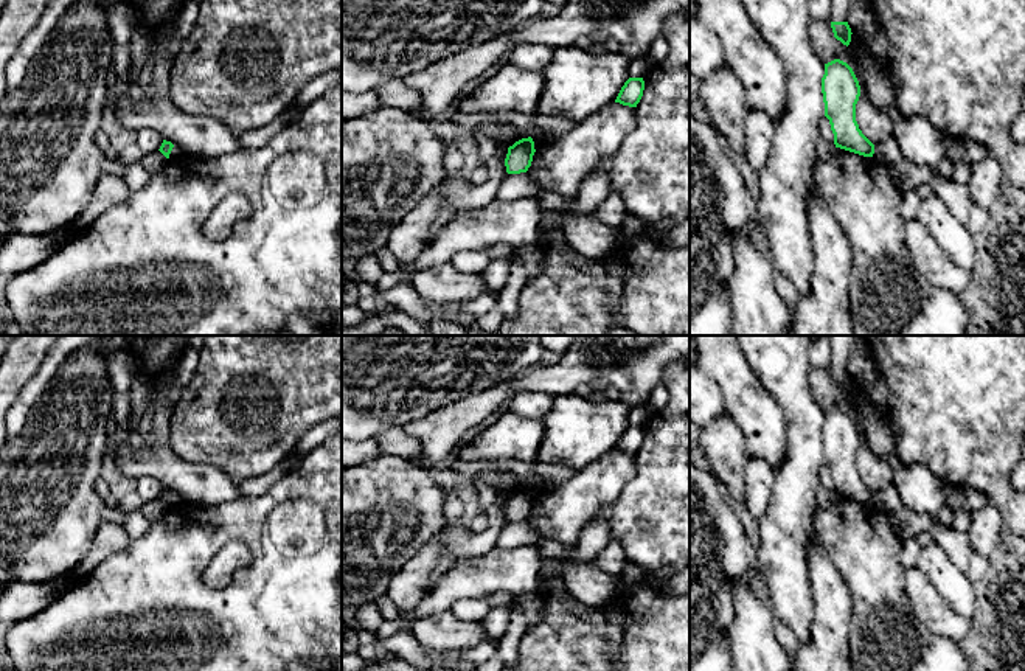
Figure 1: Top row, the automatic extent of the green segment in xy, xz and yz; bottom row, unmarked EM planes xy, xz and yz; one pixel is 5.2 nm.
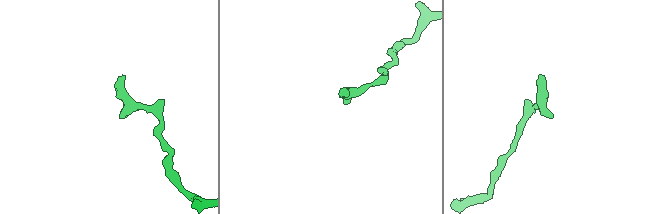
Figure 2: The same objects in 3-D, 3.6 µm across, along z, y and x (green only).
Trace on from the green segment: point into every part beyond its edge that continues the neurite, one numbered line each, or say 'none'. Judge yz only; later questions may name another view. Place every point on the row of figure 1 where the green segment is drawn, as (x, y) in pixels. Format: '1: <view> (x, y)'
1: yz (839, 8)

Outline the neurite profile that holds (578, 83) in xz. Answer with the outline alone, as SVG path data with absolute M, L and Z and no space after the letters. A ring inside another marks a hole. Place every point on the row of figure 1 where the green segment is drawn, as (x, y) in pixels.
M578 47L554 48L551 62L542 70L545 84L537 112L547 116L584 121L589 115L615 103L621 87L629 79L629 64L631 59L613 48L604 54L592 54Z

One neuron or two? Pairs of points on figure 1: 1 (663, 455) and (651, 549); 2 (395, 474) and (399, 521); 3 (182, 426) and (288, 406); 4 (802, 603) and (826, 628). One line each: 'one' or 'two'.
1: one
2: one
3: one
4: two

